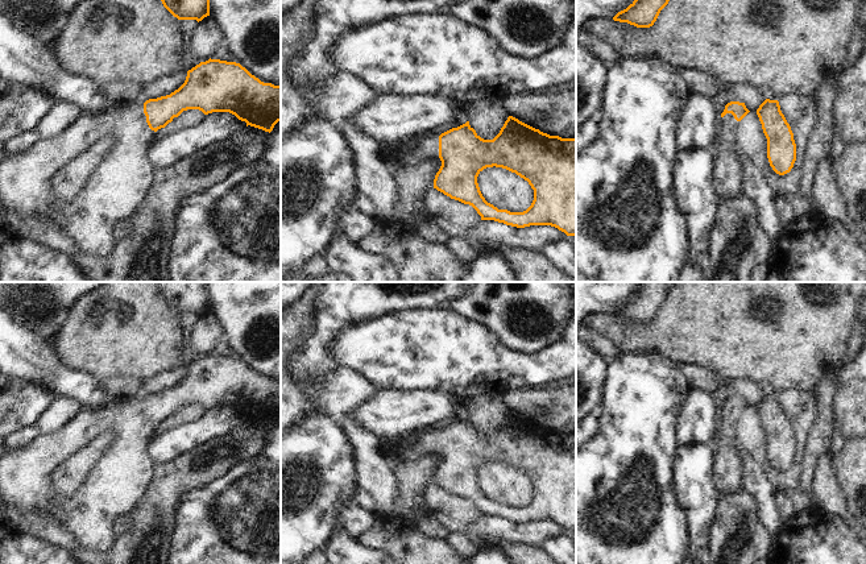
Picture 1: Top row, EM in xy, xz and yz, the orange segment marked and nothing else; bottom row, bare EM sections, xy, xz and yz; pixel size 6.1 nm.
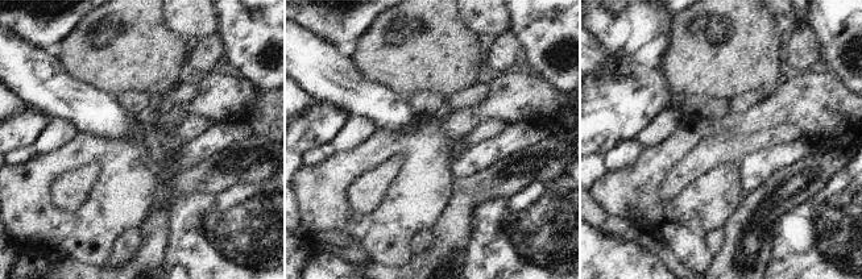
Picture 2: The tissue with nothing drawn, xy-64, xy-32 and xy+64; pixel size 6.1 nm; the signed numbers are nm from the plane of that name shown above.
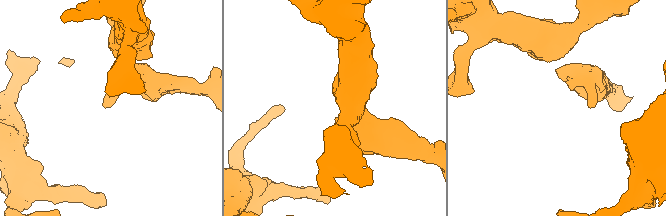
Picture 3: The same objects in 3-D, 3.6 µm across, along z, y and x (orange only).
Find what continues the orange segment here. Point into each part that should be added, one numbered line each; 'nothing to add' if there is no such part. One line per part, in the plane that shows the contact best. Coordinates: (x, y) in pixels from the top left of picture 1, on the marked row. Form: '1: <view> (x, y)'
1: xy (124, 178)

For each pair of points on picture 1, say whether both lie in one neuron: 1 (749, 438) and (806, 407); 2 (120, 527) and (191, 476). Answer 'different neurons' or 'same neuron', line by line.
1: same neuron
2: different neurons

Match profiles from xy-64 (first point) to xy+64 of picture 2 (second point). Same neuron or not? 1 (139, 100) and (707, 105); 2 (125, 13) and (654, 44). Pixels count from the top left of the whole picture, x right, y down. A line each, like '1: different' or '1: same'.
1: same
2: different

